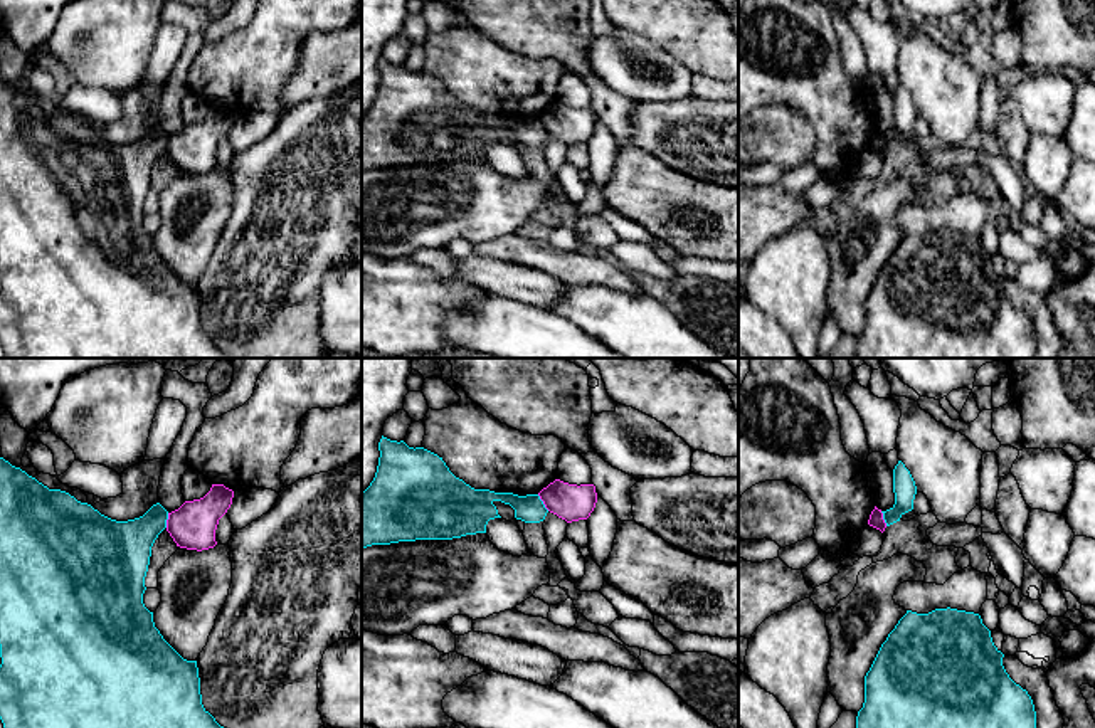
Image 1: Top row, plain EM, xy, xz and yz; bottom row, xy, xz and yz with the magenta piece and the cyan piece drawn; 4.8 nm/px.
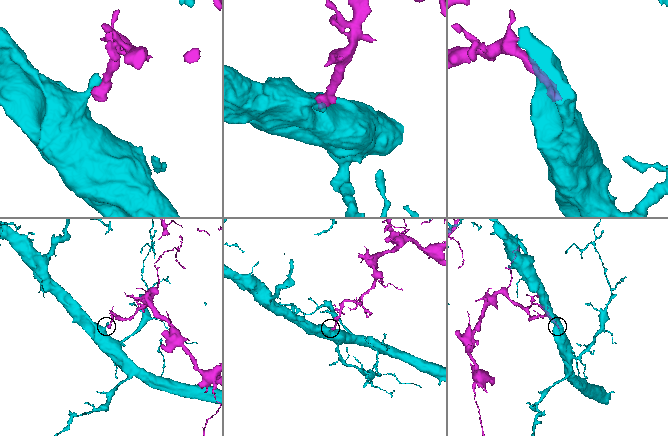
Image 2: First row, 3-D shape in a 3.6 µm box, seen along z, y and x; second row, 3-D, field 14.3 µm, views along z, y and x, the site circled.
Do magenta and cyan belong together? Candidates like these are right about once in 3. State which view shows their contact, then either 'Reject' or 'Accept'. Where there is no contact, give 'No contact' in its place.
Touches magenta in xz. Reject

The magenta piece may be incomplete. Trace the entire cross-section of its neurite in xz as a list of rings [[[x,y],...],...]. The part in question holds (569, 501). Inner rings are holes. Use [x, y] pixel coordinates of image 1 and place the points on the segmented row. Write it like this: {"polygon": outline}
{"polygon": [[[555,479],[538,493],[545,508],[567,523],[587,520],[595,508],[597,493],[594,484],[569,484]]]}

